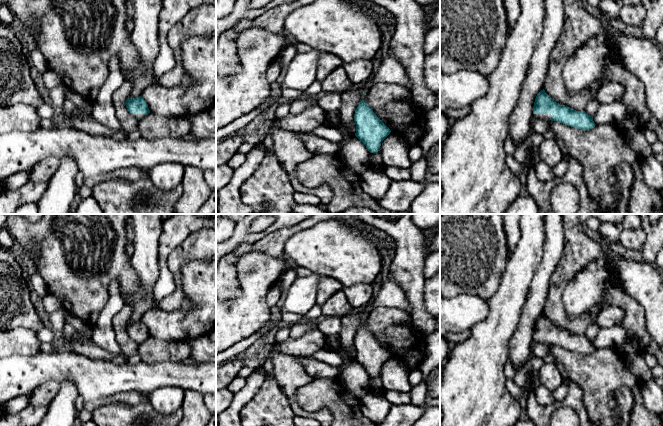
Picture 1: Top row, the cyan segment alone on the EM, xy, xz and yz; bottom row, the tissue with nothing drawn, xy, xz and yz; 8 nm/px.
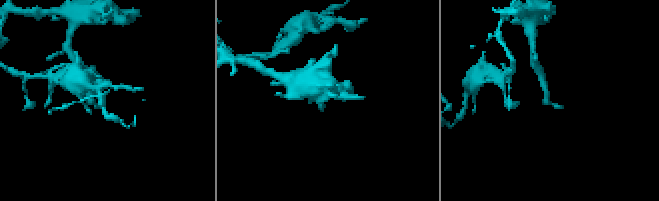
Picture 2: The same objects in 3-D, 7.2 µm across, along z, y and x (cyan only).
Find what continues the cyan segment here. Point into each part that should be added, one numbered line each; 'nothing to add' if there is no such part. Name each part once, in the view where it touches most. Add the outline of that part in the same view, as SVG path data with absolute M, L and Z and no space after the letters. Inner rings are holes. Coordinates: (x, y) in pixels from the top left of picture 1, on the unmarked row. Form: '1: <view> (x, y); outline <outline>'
1: yz (536, 340); outline M534 338L534 343L550 343L552 341L552 338Z

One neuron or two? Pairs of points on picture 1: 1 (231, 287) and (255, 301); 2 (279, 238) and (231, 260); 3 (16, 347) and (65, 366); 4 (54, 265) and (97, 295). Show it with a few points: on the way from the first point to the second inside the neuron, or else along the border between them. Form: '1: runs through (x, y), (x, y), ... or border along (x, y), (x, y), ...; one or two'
1: border along (237, 269), (240, 293), (226, 301); two
2: runs through (267, 245), (243, 248); one
3: border along (40, 352), (34, 355), (12, 356); two
4: runs through (65, 268), (86, 288); one

